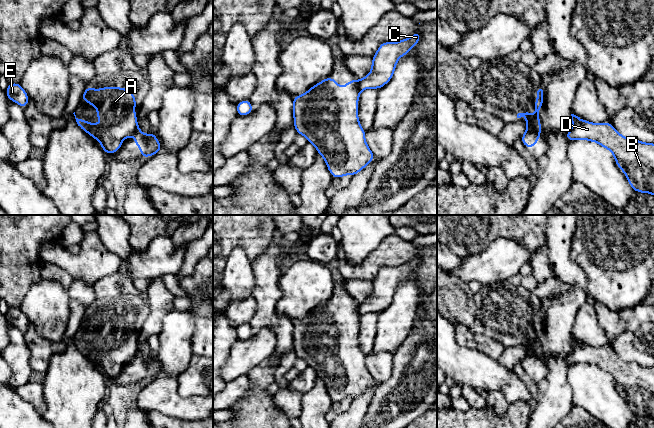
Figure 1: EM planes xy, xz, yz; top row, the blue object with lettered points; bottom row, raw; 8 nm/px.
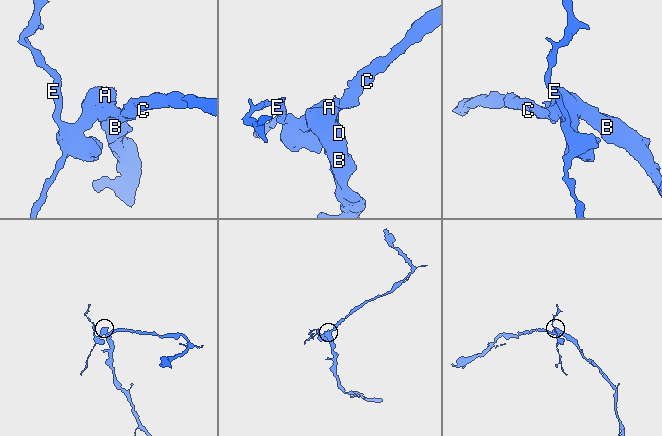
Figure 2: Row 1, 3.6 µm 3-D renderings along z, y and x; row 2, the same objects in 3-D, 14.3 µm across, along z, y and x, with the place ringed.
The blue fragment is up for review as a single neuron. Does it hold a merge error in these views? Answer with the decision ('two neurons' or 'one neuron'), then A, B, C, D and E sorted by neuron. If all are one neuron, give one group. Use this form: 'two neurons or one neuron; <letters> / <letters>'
two neurons; A B D E / C

